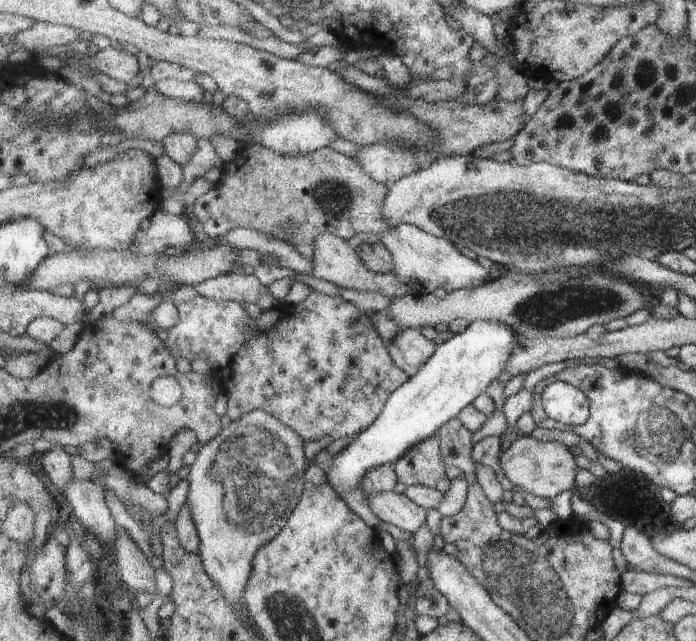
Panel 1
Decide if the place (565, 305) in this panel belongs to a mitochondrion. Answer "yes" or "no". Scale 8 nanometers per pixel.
yes

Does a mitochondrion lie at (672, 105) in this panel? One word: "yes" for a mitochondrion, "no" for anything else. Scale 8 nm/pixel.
no

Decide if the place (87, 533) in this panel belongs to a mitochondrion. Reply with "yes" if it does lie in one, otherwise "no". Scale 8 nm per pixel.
no

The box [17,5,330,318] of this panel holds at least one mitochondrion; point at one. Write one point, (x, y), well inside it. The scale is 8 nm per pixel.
(37, 147)

